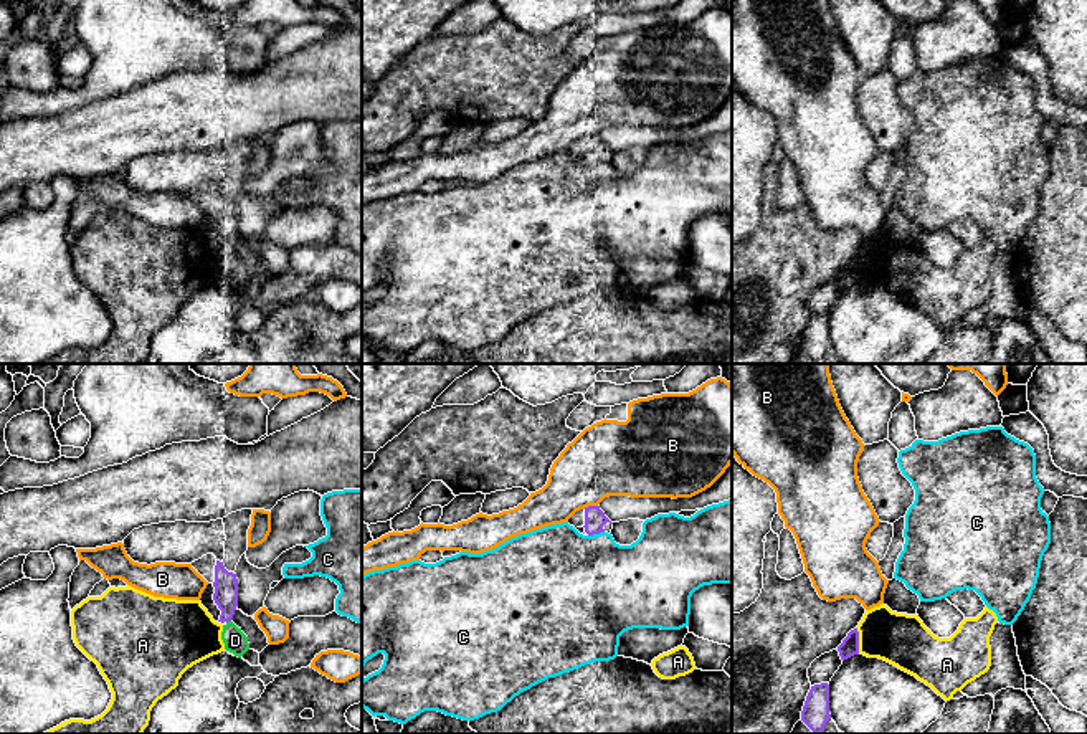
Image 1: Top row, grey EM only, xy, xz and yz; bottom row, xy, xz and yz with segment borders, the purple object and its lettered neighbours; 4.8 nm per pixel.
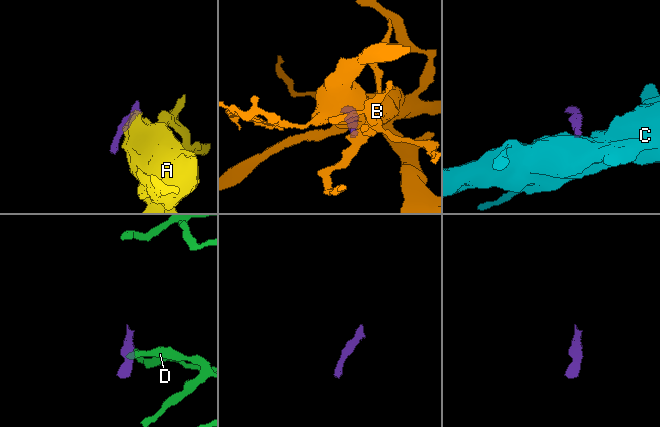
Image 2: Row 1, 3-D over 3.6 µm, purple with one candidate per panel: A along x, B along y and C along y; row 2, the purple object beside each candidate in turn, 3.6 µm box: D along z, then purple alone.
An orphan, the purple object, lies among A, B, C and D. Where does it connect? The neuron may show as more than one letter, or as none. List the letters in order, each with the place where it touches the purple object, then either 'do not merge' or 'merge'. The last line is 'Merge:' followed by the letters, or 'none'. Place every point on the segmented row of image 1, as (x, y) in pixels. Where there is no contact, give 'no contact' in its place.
A: contact yz (858, 640); do not merge
B: contact xz (590, 506); do not merge
C: contact xz (595, 533); do not merge
D: contact xy (228, 620); do not merge
Merge: none

